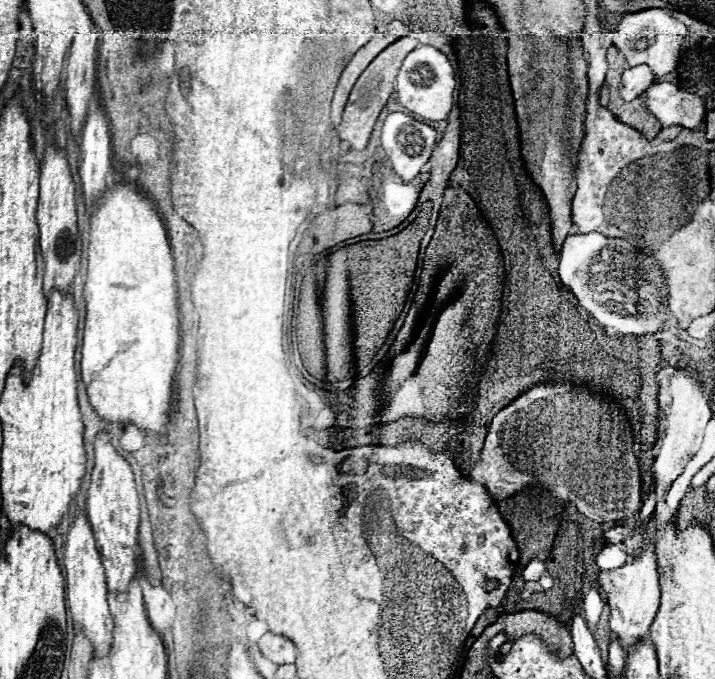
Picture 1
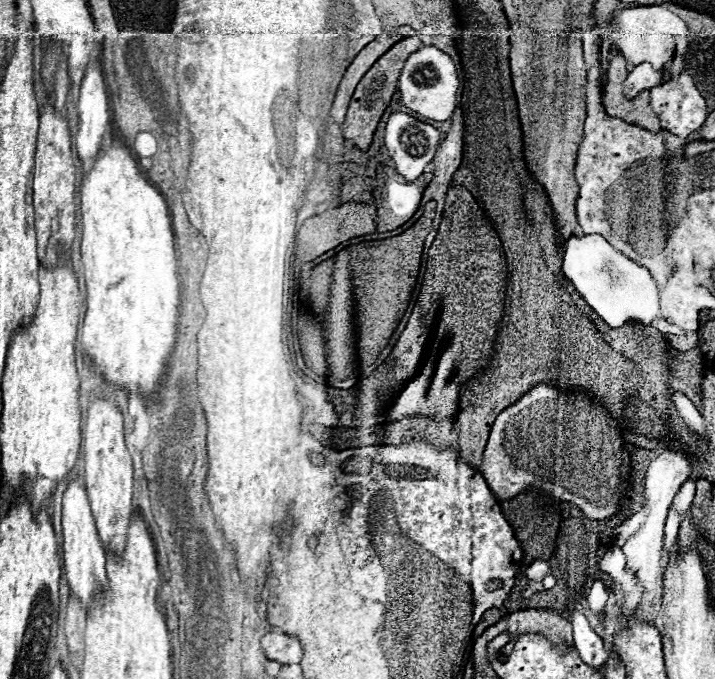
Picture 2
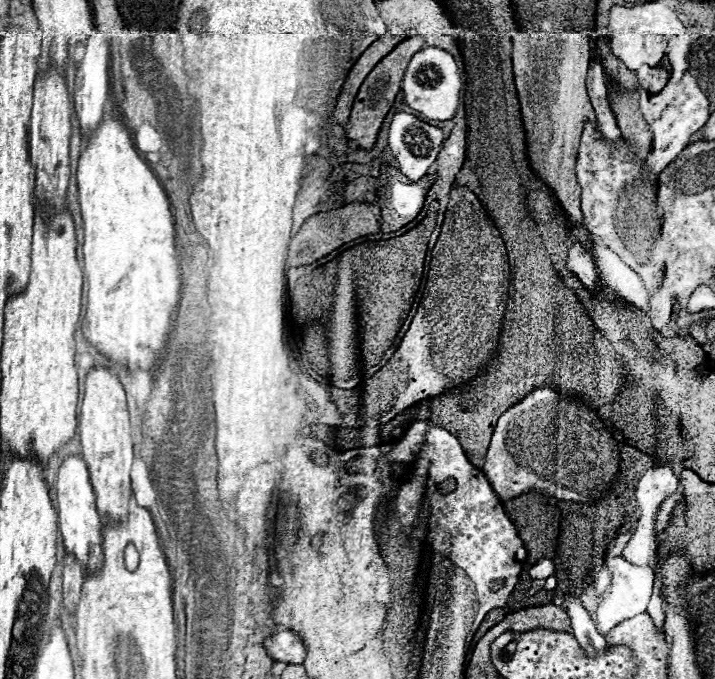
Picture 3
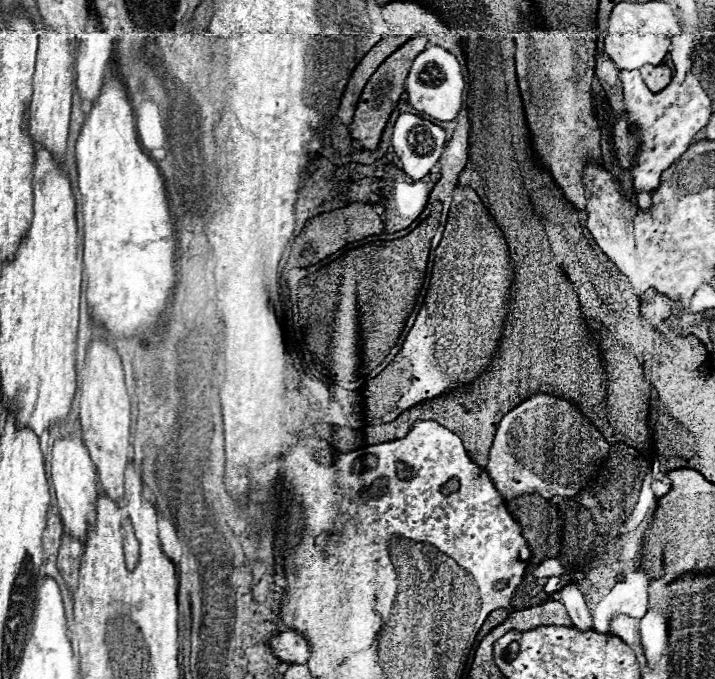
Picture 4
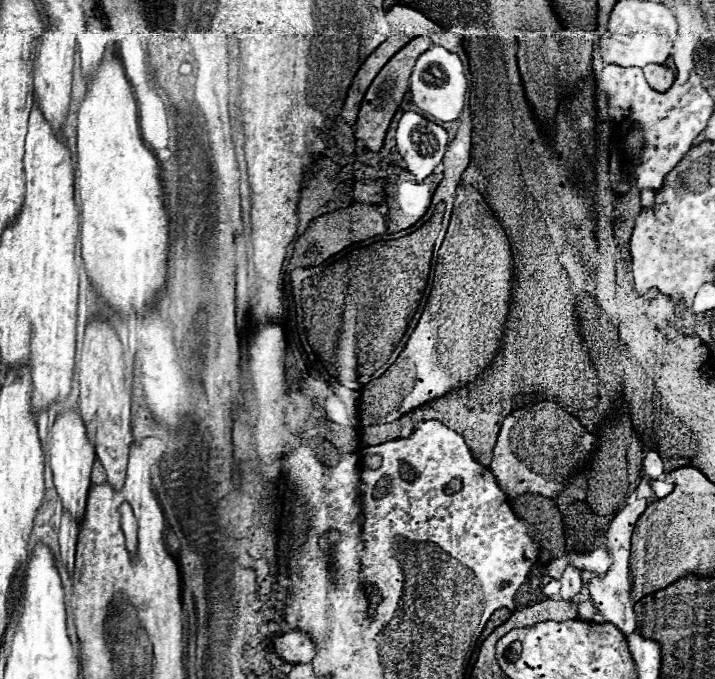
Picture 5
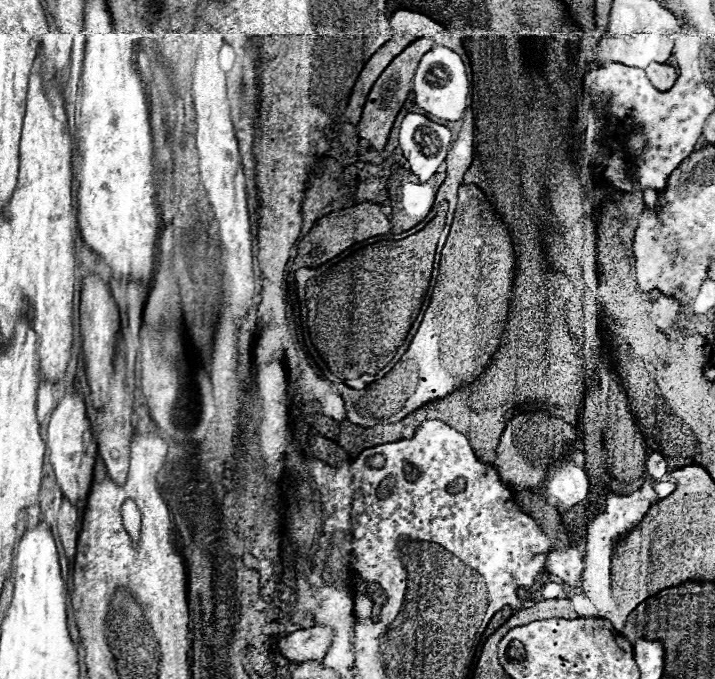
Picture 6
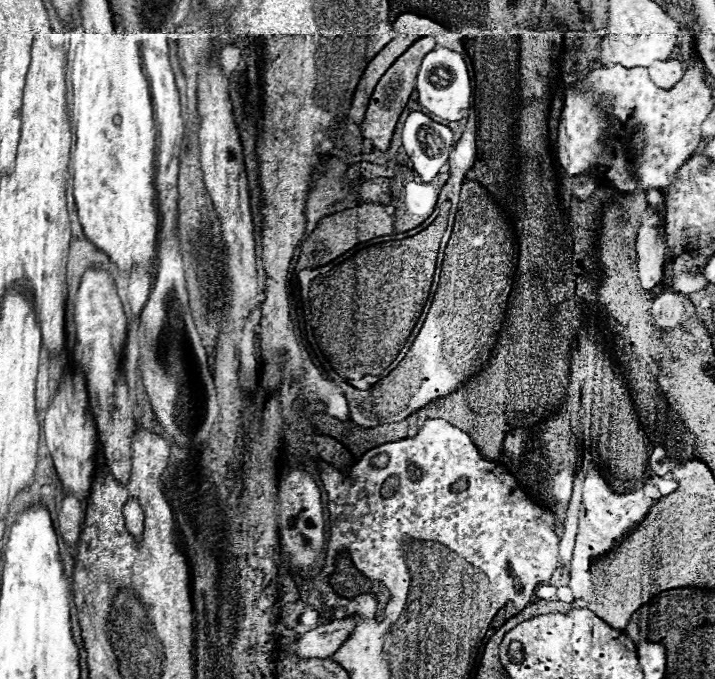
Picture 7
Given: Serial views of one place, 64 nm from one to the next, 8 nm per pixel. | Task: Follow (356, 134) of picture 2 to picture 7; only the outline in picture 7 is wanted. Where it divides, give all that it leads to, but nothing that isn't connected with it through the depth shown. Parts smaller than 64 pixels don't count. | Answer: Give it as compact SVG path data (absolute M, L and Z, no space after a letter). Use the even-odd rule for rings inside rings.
M420 38L416 40L388 70L386 74L380 78L380 82L376 84L374 92L372 92L372 98L368 102L368 108L366 108L366 116L364 116L364 122L360 124L360 130L362 130L362 136L372 140L372 144L378 148L378 150L388 150L390 146L390 138L392 138L392 132L394 132L394 126L400 118L400 112L404 110L412 90L414 90L414 78L418 74L418 66L422 62L422 58L436 48L436 40L434 38Z

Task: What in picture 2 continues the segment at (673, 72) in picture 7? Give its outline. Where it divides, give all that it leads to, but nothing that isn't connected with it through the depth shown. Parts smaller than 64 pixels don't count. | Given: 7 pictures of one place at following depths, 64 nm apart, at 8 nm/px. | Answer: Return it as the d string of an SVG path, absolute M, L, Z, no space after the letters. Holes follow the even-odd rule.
M648 62L638 64L624 80L624 96L634 98L638 92L650 90L658 84L662 84L662 74L658 70L654 70Z

